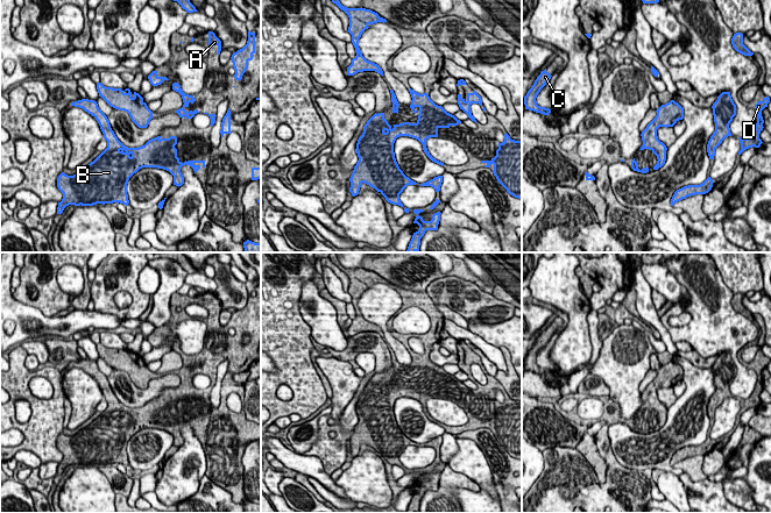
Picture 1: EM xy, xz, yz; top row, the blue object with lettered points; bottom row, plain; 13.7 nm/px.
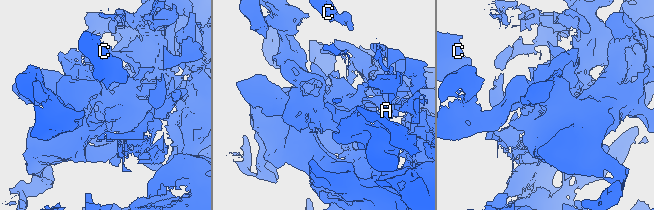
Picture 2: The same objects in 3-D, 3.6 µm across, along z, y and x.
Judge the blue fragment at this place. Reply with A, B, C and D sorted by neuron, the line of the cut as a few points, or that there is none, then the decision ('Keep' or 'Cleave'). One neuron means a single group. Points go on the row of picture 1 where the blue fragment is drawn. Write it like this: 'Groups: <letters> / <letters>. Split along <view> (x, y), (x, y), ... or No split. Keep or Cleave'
Groups: A B C D. No split. Keep

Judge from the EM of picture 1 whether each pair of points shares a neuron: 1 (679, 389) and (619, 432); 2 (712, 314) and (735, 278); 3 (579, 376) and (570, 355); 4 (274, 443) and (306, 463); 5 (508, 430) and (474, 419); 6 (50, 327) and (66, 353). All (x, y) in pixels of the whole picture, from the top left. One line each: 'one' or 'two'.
1: two
2: two
3: two
4: one
5: one
6: two

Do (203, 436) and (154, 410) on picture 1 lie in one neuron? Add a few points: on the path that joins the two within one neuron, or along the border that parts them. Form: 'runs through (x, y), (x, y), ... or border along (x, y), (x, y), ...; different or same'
runs through (195, 422), (186, 414), (168, 413); same

